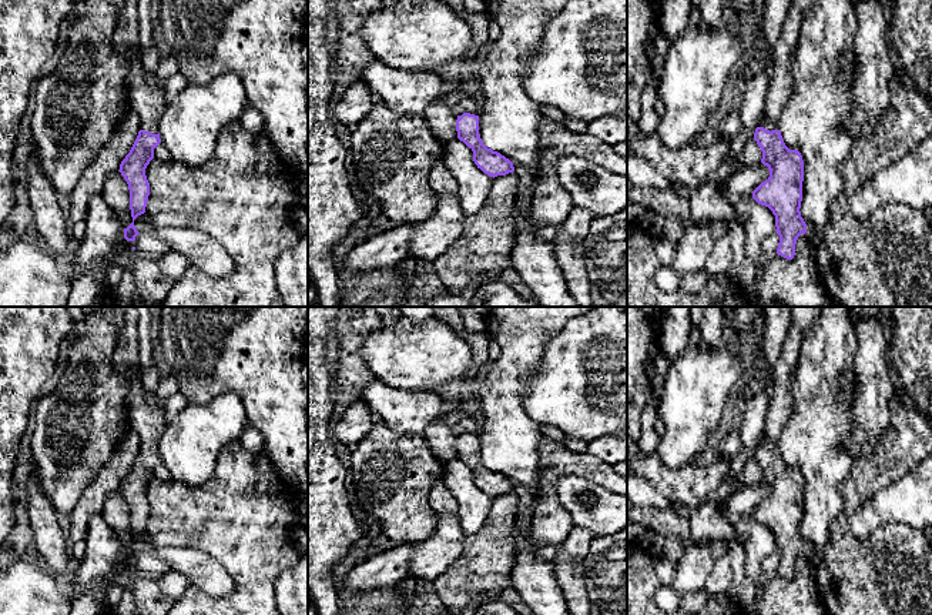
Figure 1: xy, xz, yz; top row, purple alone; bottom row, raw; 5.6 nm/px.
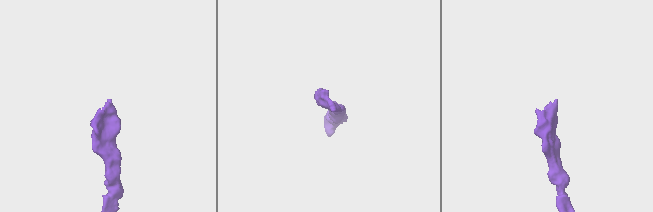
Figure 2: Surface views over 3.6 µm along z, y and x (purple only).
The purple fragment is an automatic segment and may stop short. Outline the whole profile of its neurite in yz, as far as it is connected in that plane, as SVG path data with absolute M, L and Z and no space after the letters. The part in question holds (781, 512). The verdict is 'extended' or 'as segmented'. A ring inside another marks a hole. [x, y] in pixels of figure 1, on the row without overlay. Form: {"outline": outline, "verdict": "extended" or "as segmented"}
{"outline": "M789 307L789 327L784 338L781 354L774 367L774 385L762 430L767 442L762 447L757 447L754 452L754 459L762 471L761 482L768 487L770 497L752 511L752 518L758 524L768 527L775 535L775 551L780 555L777 574L787 579L794 578L797 559L801 554L807 552L807 544L799 531L802 521L804 481L798 469L789 469L785 465L780 451L780 437L794 410L792 374L799 360L804 337L821 308L822 307Z", "verdict": "extended"}

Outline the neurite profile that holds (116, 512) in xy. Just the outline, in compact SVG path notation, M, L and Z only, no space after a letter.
M114 491L107 495L101 515L118 535L123 547L127 548L133 542L130 529L130 509L120 491Z

